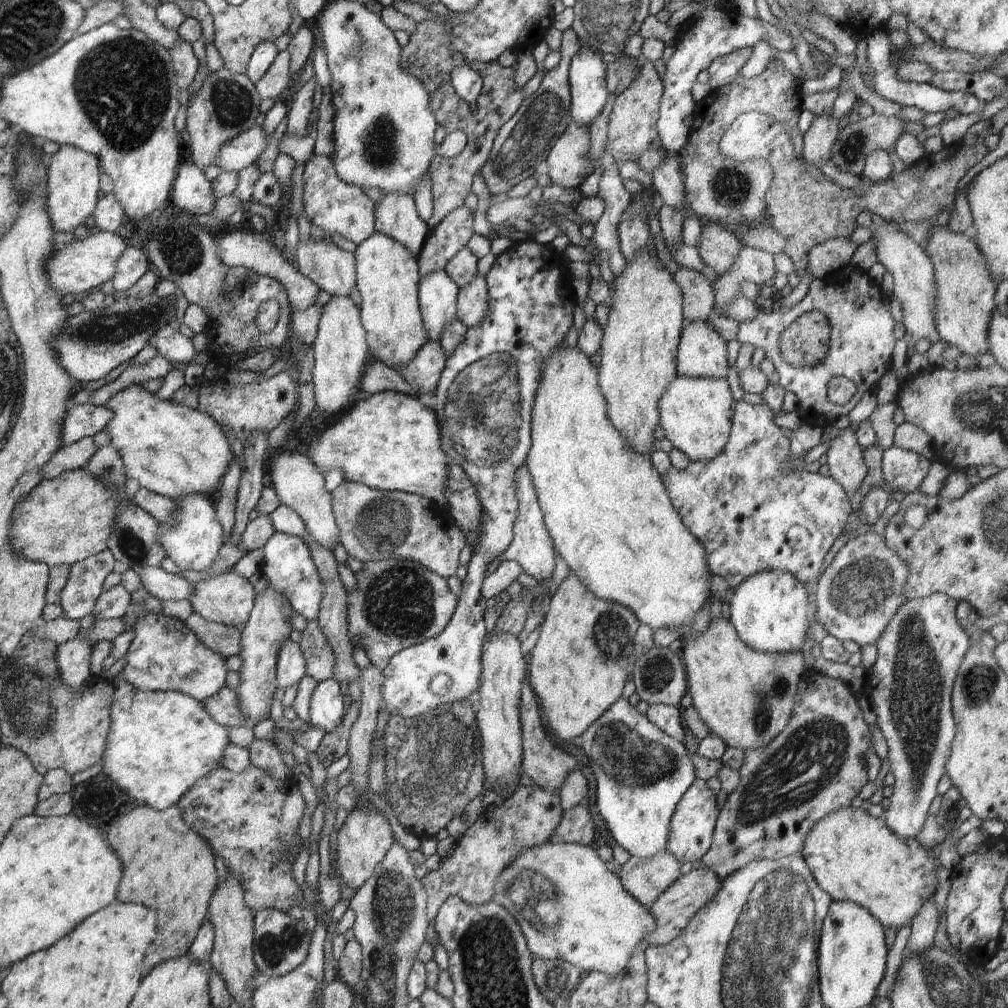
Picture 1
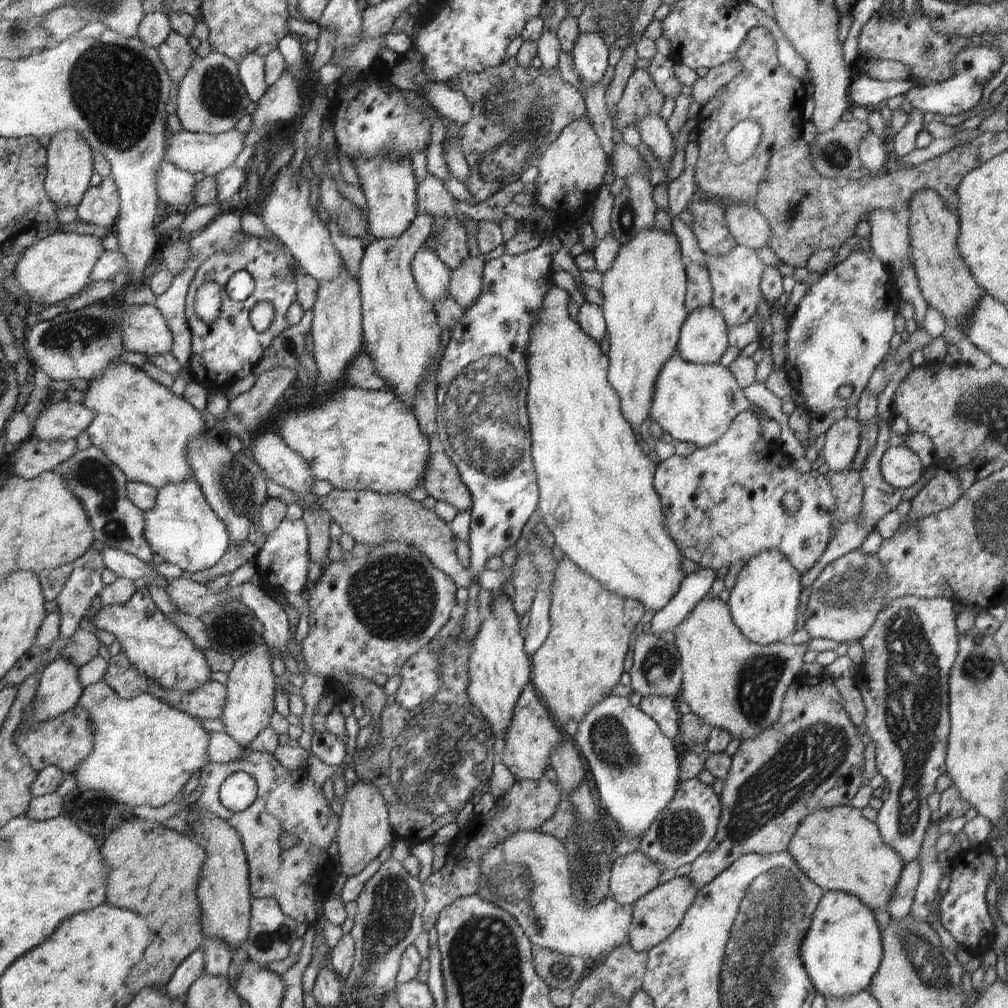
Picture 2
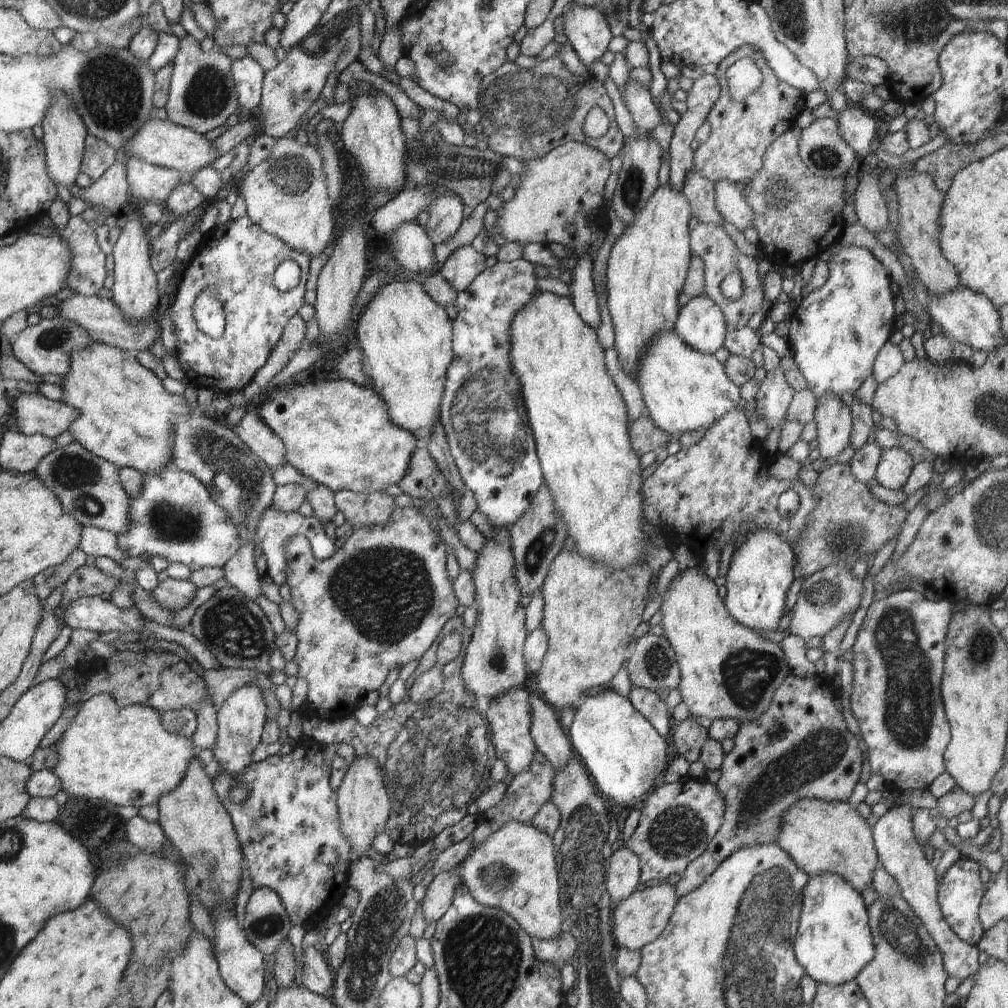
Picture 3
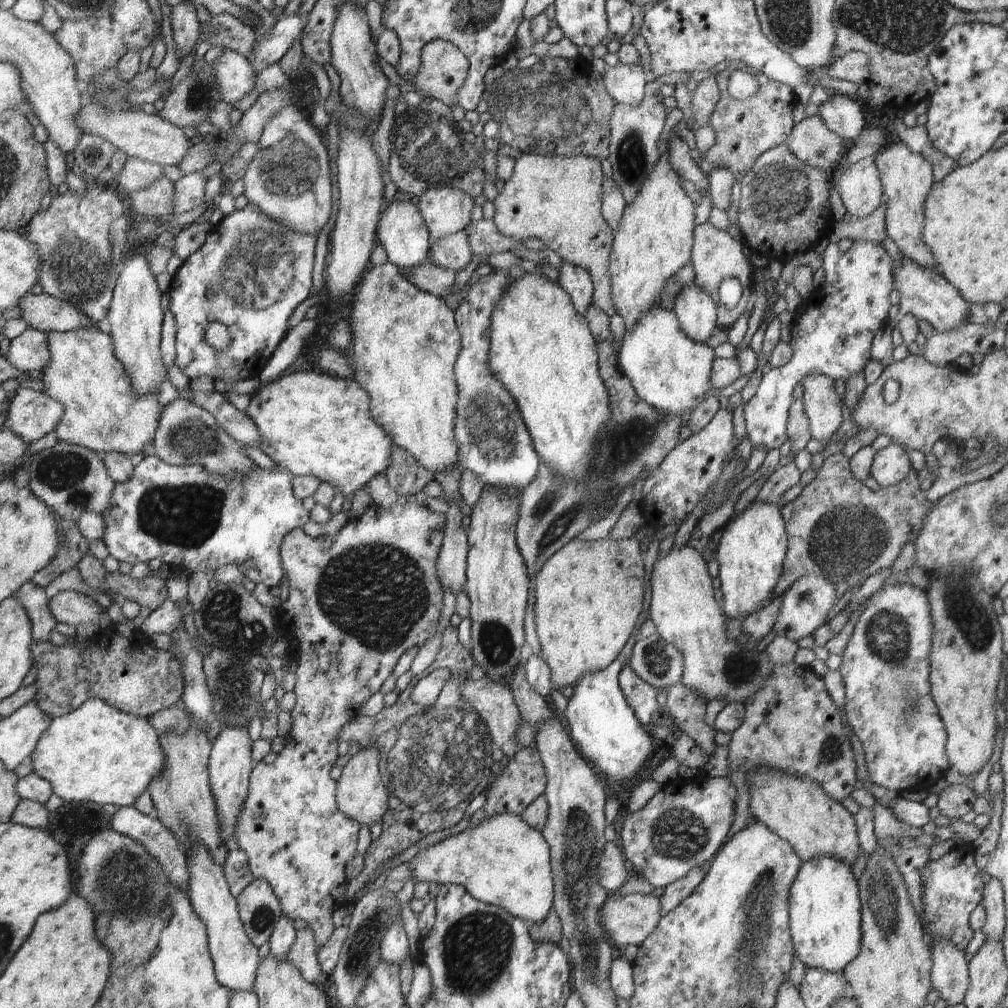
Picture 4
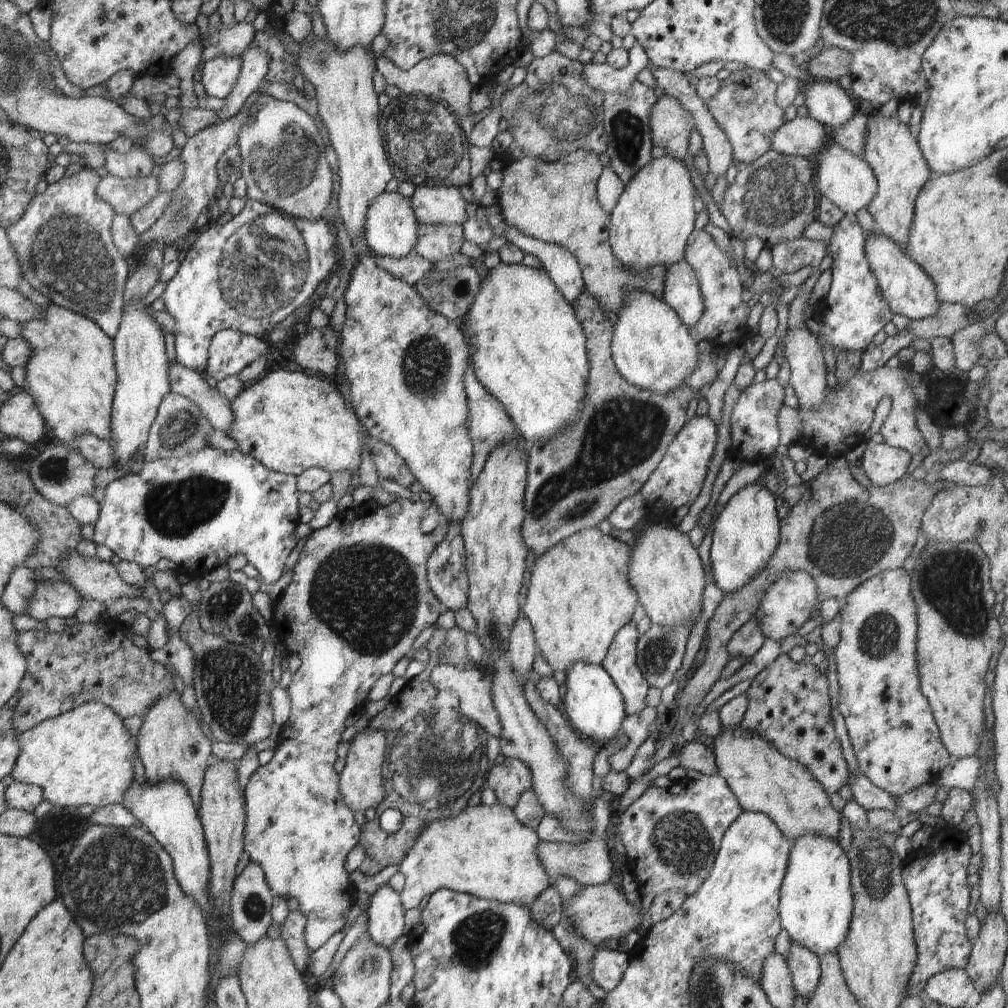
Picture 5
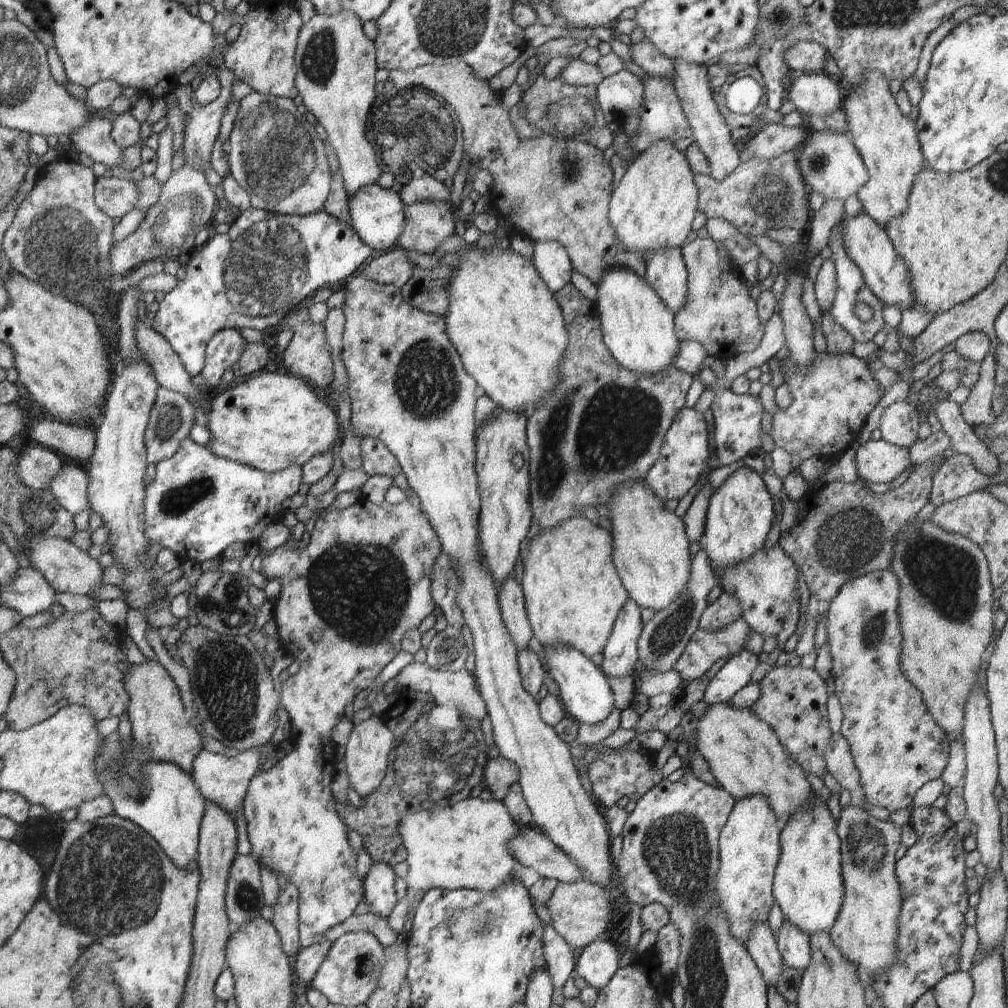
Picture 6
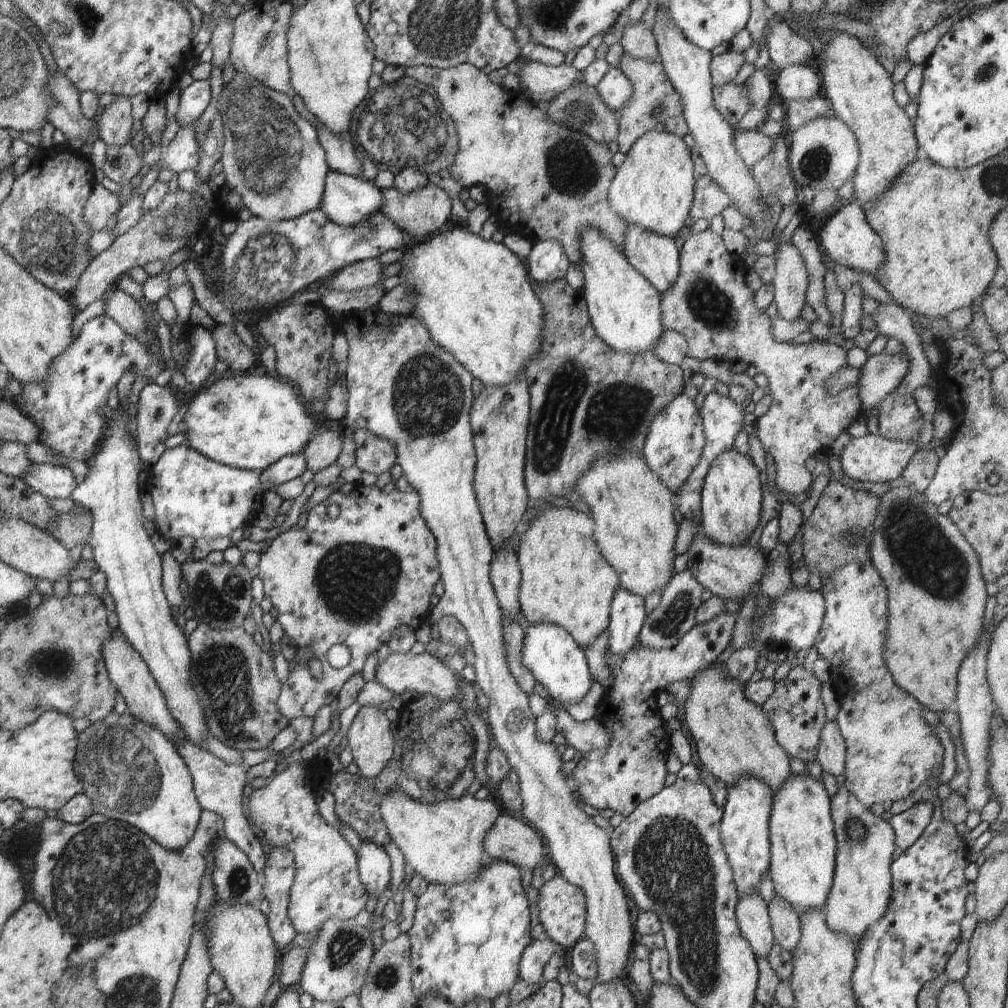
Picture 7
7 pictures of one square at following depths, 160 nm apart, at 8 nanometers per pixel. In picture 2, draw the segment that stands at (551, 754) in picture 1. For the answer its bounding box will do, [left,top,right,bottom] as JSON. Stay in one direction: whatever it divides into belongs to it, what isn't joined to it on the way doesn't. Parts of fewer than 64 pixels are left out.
[501,681,564,781]

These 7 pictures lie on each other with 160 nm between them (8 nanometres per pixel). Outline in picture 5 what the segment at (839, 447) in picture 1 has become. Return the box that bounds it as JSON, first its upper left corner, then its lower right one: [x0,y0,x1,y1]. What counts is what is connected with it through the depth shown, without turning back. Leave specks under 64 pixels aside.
[782,328,827,408]

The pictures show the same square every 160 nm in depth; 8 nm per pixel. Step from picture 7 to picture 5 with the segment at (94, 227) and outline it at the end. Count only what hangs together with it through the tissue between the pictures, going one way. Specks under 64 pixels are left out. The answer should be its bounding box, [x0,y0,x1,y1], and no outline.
[96,174,160,217]

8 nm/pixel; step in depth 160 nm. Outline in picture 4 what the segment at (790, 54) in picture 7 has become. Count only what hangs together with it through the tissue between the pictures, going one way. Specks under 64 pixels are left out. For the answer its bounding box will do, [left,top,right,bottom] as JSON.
[827,51,869,84]

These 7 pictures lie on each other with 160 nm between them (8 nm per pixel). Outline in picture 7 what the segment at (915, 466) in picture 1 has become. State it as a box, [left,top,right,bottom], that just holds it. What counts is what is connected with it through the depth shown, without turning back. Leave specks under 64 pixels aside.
[840,433,919,482]

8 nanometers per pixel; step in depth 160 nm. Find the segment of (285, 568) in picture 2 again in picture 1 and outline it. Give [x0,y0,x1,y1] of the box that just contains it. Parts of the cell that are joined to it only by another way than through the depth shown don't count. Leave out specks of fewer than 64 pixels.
[259,529,324,621]

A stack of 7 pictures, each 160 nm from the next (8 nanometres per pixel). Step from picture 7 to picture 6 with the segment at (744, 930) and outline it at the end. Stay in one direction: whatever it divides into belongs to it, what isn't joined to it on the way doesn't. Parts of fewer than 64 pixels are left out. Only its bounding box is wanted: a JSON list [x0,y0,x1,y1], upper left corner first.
[745,922,784,987]

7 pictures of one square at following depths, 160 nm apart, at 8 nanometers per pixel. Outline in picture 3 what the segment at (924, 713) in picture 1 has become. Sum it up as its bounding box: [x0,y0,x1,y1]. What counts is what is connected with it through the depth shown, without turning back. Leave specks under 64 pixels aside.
[851,589,979,980]

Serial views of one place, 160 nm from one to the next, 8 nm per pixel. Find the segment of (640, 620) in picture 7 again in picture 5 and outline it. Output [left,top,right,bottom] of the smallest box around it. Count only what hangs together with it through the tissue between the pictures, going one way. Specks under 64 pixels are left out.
[601,624,649,715]

